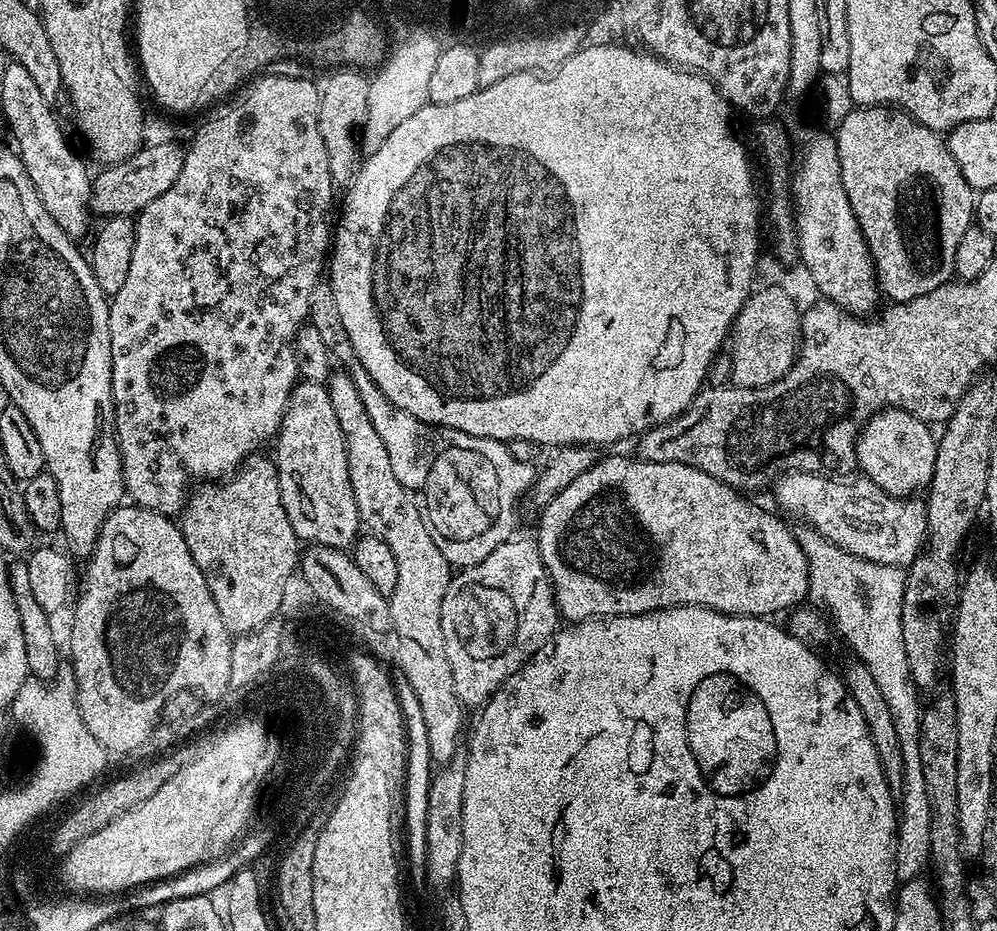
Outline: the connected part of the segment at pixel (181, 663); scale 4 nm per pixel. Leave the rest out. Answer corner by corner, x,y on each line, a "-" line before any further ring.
121,506
116,509
115,512
111,512
110,515
104,520
104,524
100,527
100,533
96,539
96,545
92,551
92,555
87,557
86,563
88,564
84,568
84,593
80,597
77,595
74,600
74,607
72,612
72,633
68,636
68,648
72,651
72,661
70,661
71,667
74,669
74,675
76,677
76,701
80,707
80,713
82,718
86,722
86,726
90,730
90,734
94,734
94,738
98,738
98,742
102,747
106,749
109,754
116,754
116,752
132,752
135,748
140,748
143,744
149,743
152,735
152,729
156,727
158,721
161,719
164,711
164,703
172,697
175,692
181,690
191,689
193,686
200,686
196,684
205,684
208,687
208,692
212,696
220,696
223,692
229,691
228,683
230,682
230,650
232,649
233,637
230,635
227,626
222,622
222,614
218,614
218,606
214,606
214,598
210,594
210,586
206,586
206,578
202,578
202,570
198,570
198,566
194,562
194,558
190,554
190,550
186,546
186,538
180,532
179,523
175,519
163,516
161,512
152,512
148,508
142,508
139,506

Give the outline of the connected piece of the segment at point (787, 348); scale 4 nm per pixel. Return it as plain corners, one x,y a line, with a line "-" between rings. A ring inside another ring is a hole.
768,284
765,288
757,287
748,295
730,329
731,383
735,387
765,388
784,379
790,366
796,361
801,315
801,309
796,309
795,298
776,284

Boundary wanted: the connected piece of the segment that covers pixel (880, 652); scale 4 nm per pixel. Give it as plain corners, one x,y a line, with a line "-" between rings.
797,527
795,533
808,559
807,599
827,613
835,631
837,628
844,635
845,642
856,651
855,659
870,670
882,699
890,709
890,718
894,718
894,731
898,734
904,767
902,794
898,797
896,879
907,882
919,877
923,873
920,871
923,868
925,871
929,863
930,802
926,798
926,778
922,778
922,758
918,754
922,703
916,683
912,681
910,664
906,662
906,645
902,642
902,598
906,572
893,564
858,558
810,527

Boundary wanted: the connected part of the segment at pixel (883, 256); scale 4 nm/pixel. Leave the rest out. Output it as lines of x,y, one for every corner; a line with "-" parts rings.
856,106
835,125
834,135
838,162
842,170
842,186
846,186
846,198
850,198
850,206
854,210
854,218
858,218
858,226
864,235
868,254
876,268
876,279
880,291
889,301
903,302
919,296
930,294
930,290
938,290
938,286
949,283
954,276
954,254
958,251
958,241
962,234
974,224
974,190
962,178
962,170
958,170
958,162
954,162
954,154
950,154
947,139
941,133
930,130
922,122
915,120
911,114
895,106

